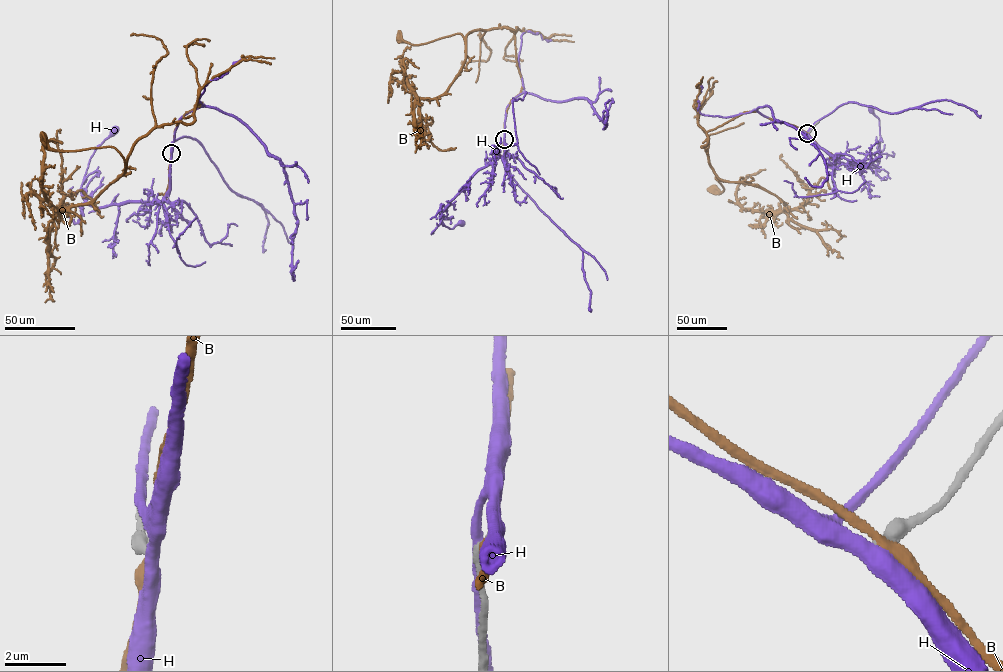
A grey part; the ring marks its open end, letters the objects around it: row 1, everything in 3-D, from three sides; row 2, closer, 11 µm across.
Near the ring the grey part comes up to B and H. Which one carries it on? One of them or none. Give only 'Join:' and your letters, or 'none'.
Join: none

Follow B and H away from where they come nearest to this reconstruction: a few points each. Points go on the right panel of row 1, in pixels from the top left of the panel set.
B: (807, 133), (757, 111), (709, 130), (708, 160), (725, 181), (715, 177), (723, 191), (714, 188)
H: (807, 133), (834, 161), (870, 168), (879, 161), (880, 151), (879, 119), (871, 108)

